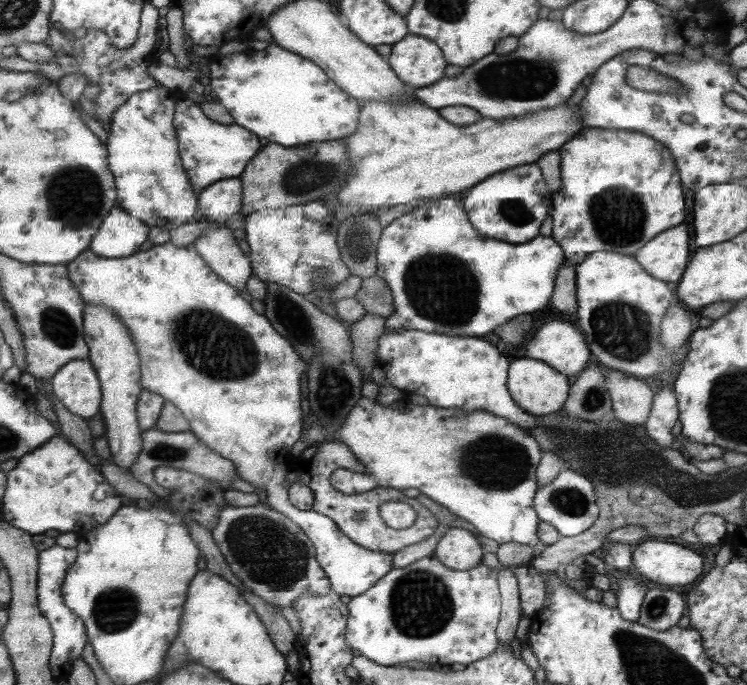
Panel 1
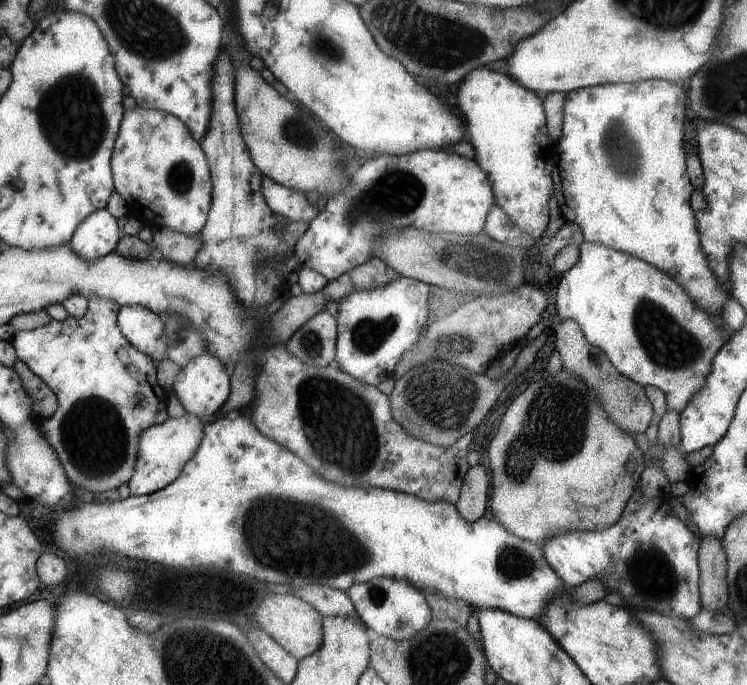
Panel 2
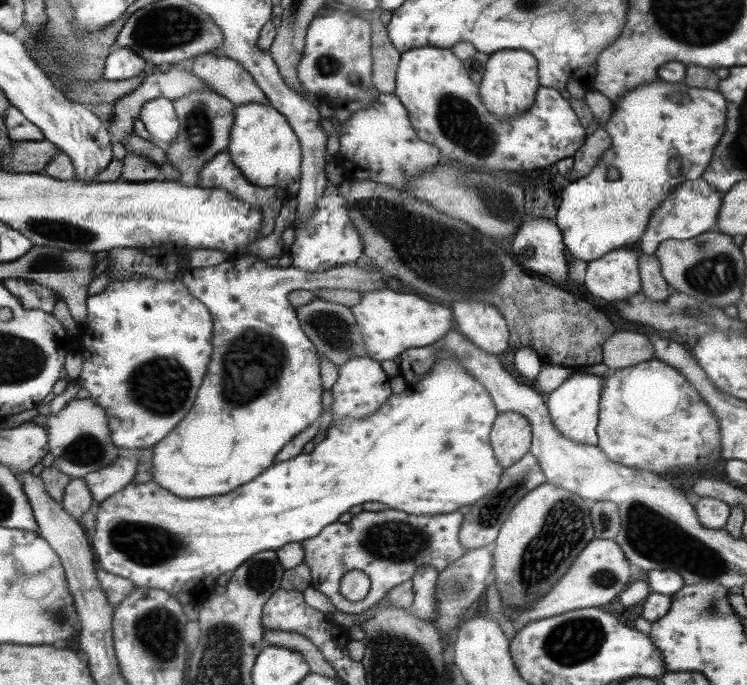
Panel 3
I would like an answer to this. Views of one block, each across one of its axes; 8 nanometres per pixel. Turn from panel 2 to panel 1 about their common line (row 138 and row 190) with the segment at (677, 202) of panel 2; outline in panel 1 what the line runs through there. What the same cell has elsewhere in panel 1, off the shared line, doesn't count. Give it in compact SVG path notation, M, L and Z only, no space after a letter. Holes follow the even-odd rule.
M583 128L559 149L559 154L562 181L559 191L552 195L552 236L562 246L568 262L573 265L582 263L596 251L634 256L655 236L678 226L686 218L684 188L680 186L675 157L660 141L634 132Z

